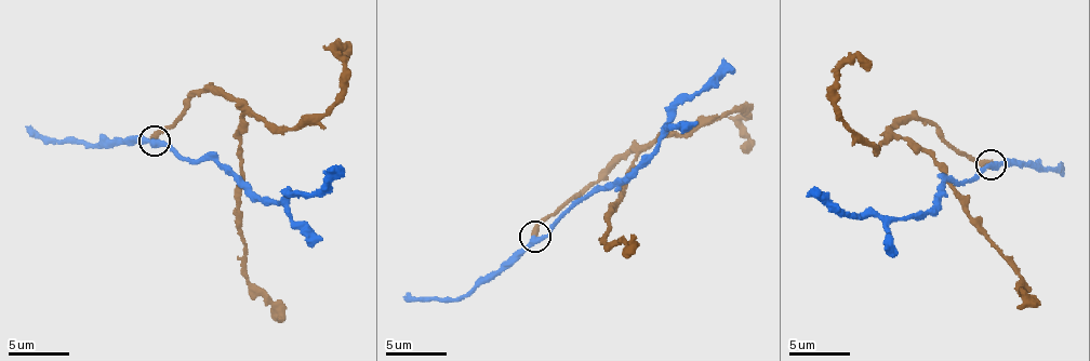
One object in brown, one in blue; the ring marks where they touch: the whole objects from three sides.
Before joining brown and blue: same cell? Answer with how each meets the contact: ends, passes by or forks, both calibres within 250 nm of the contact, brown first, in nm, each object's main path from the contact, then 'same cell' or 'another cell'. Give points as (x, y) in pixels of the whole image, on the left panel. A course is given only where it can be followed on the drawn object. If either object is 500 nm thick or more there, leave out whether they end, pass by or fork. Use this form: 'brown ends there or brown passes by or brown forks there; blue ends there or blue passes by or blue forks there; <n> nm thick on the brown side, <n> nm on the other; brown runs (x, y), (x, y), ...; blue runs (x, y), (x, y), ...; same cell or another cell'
brown ends there; blue passes by; 440 nm thick on the brown side, 360 nm on the other; brown runs (155, 142), (194, 95), (218, 90), (241, 104), (244, 118), (239, 212), (244, 272), (282, 318); blue runs (155, 142), (168, 145), (191, 162), (217, 161), (248, 187), (277, 203), (280, 198), (323, 190), (343, 166); another cell

